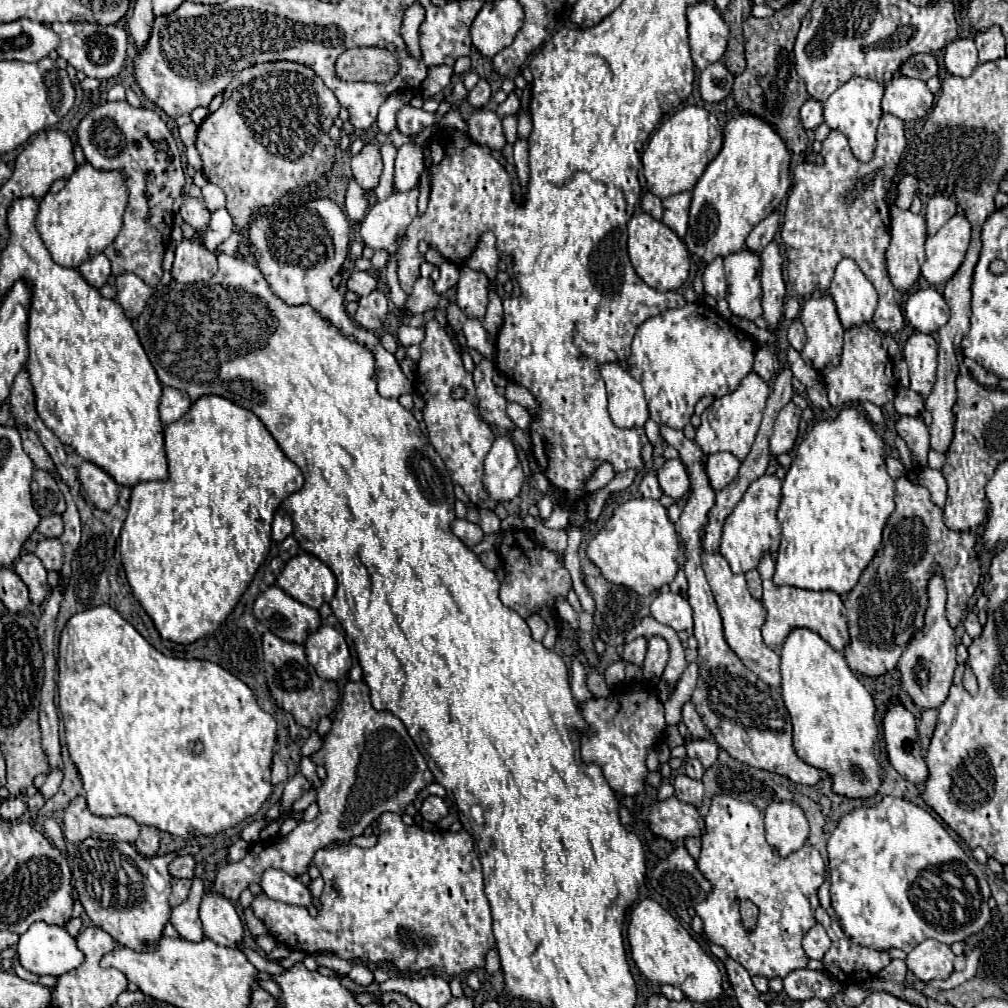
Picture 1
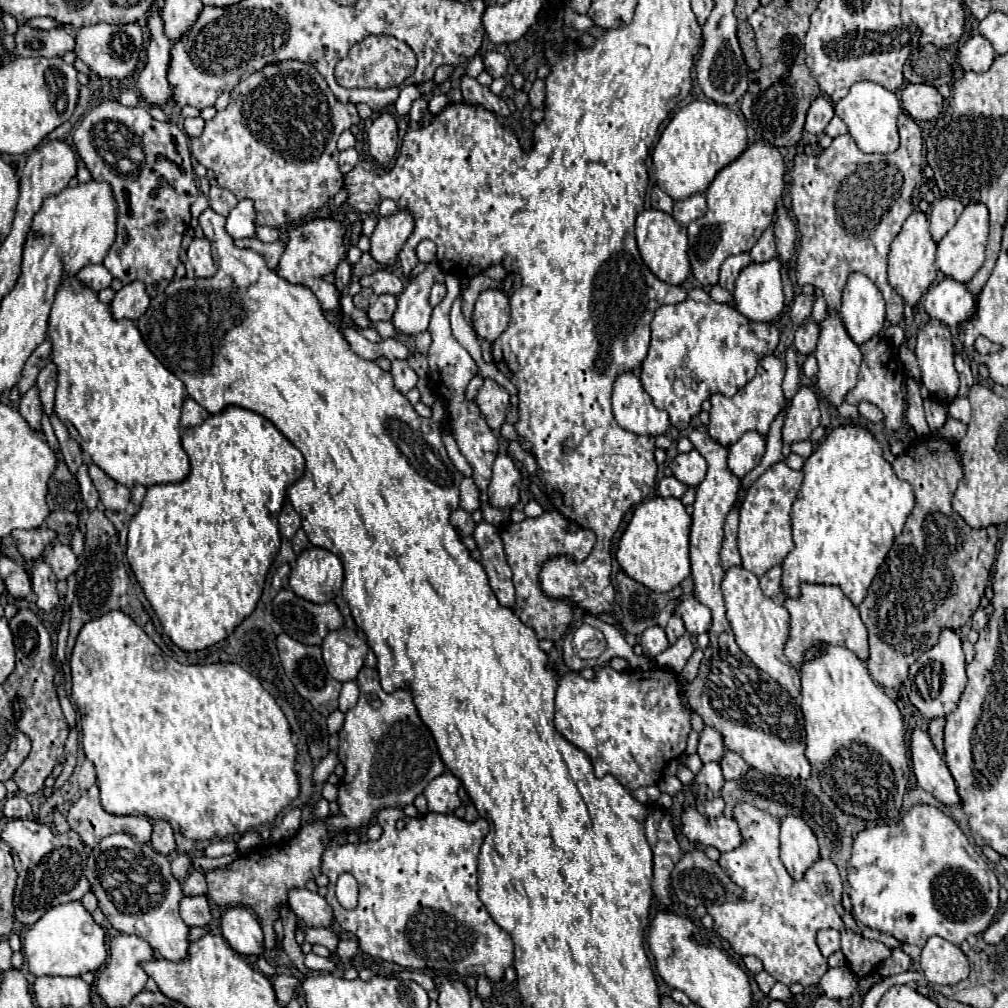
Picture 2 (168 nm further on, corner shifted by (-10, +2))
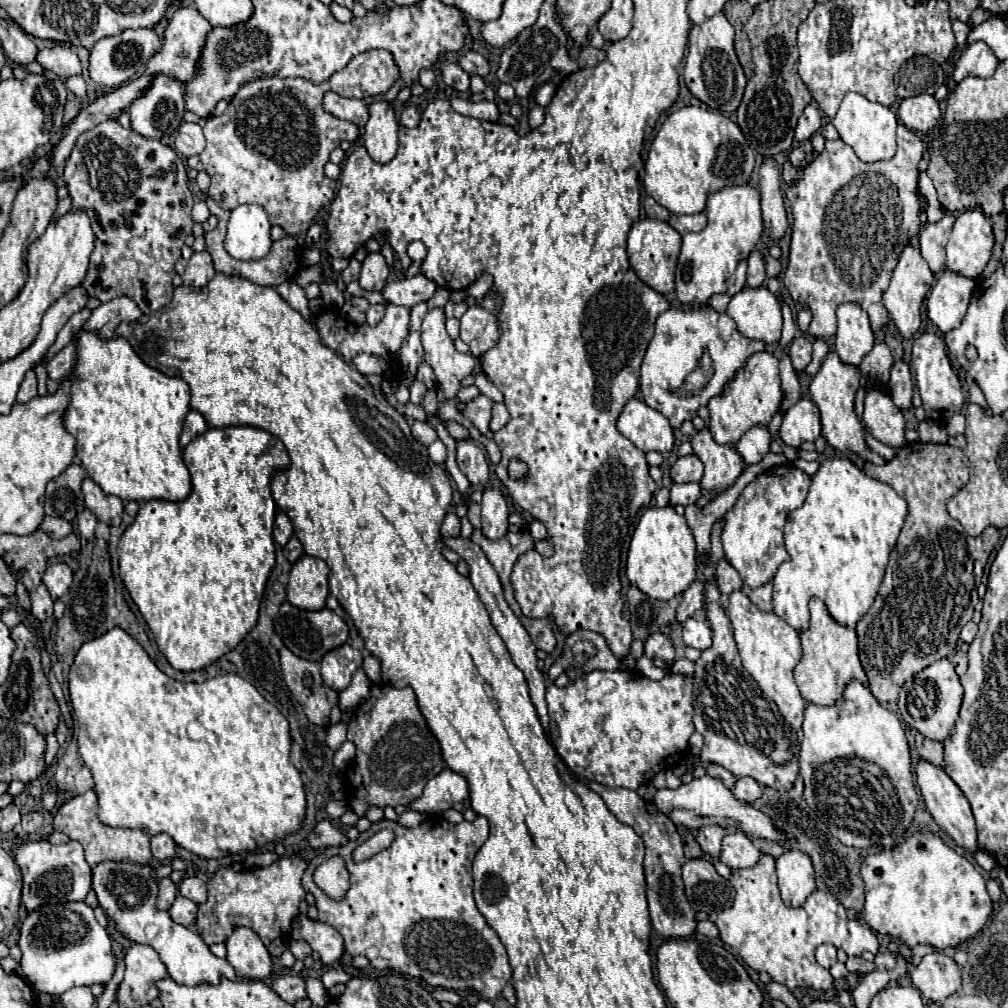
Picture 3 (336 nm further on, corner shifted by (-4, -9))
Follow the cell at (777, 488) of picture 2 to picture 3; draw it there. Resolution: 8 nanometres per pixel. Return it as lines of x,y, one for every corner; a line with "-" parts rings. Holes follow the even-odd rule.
793,463
777,465
751,481
737,497
733,509
729,509
721,521
721,543
725,559
737,569
743,583
751,589
769,583
775,577
777,567
789,559
783,545
783,525
787,515
803,505
811,485
811,475
797,469

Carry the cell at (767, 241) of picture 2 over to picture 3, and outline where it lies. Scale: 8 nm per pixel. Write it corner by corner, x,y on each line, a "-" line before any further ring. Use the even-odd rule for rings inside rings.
753,251
749,255
749,269
747,269
747,287
761,287
767,279
765,275
765,263
763,263
763,255
761,251

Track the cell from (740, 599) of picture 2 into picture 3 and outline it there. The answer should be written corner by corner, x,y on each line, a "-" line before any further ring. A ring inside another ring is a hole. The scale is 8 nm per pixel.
735,591
729,595
729,607
727,617
733,625
735,641
743,659
743,667
751,673
751,677
761,687
763,695
767,695
777,707
783,719
793,727
801,729
803,723
803,711
805,711
805,699
799,693
799,687
793,677
793,669
803,657
803,649
799,643
799,633
787,625
783,619
779,619
775,613
763,613
759,611
747,597
745,591

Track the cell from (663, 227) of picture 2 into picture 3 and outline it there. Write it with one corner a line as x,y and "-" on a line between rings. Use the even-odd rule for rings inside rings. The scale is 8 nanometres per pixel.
643,219
643,221
637,221
629,231
629,239
627,239
629,263
631,263
633,271
639,275
639,279
643,279
657,293
667,295
673,291
675,265
677,265
679,251
681,251
681,235
665,221

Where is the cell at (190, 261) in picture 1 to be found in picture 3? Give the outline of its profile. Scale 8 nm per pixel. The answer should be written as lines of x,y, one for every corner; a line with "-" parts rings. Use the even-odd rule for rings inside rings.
201,251
201,253
193,253
181,277
183,277
183,285
205,287
213,279
213,275
215,275
215,269
213,269
211,255
207,251

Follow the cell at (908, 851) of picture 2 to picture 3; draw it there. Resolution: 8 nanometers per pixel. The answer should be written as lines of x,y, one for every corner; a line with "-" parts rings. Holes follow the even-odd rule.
929,831
913,833
905,843
897,845
895,849
867,855
861,865
861,875
865,881
865,923
875,933
901,939
907,947
915,947
921,943
935,947
959,945
969,937
977,935
993,913
993,901
985,889
983,875
965,857
957,855
951,847
947,847
941,837

